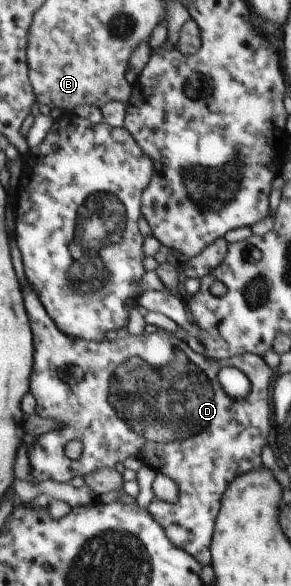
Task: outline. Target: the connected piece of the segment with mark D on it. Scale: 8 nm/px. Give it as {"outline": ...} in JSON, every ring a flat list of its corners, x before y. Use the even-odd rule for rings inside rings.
{"outline":[[31,288,23,290,23,294,35,342,31,394,37,403,36,413,60,424,54,431,37,438,36,444,27,444,31,463,30,482,53,479,69,483,75,476,84,477,97,469,113,468,128,456,136,456,152,467,157,475,168,476,178,486,177,502,168,503,154,496,147,510,161,525,173,546,190,554,202,566,211,565,210,546,224,490,237,476,262,465,261,450,267,444,271,430,269,384,274,370,263,361,263,357,251,353,211,361,195,353,172,332,161,328,150,335,143,332,135,338,129,334,127,338,118,337,113,342,72,339,53,324,53,319,49,318],[225,367,238,368,249,379,251,388,245,398,235,400,225,394,218,381,219,371],[73,440,79,440,83,445,79,460,65,455,65,446]]}

